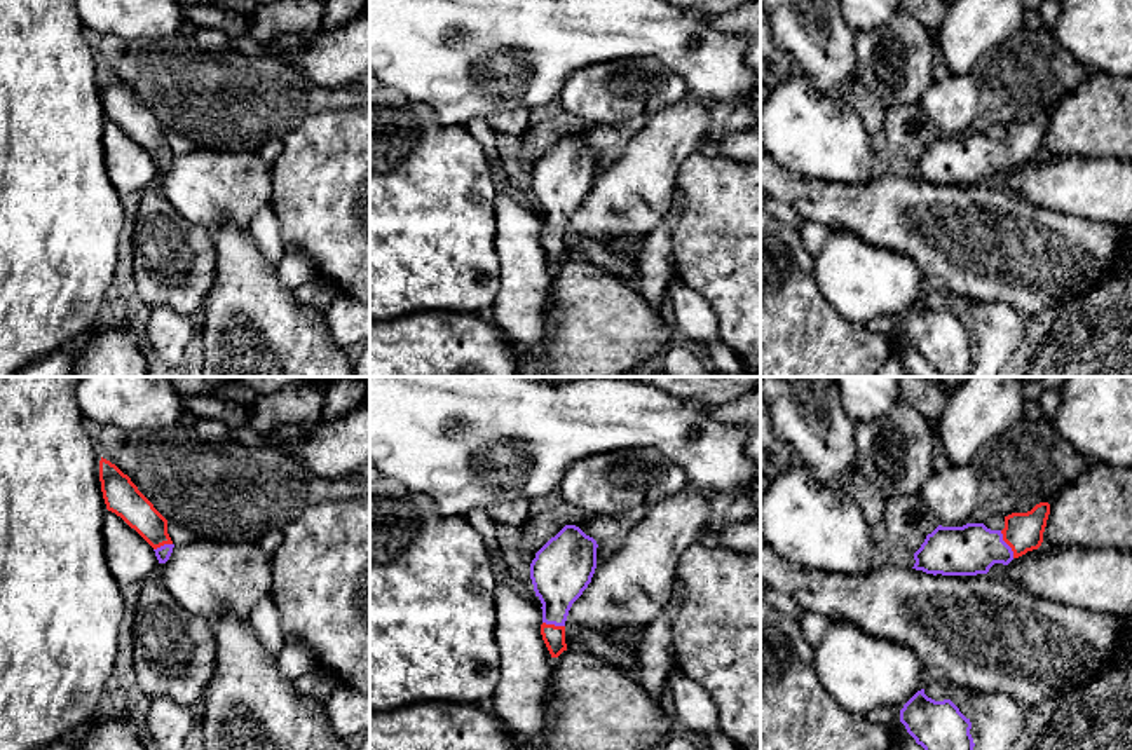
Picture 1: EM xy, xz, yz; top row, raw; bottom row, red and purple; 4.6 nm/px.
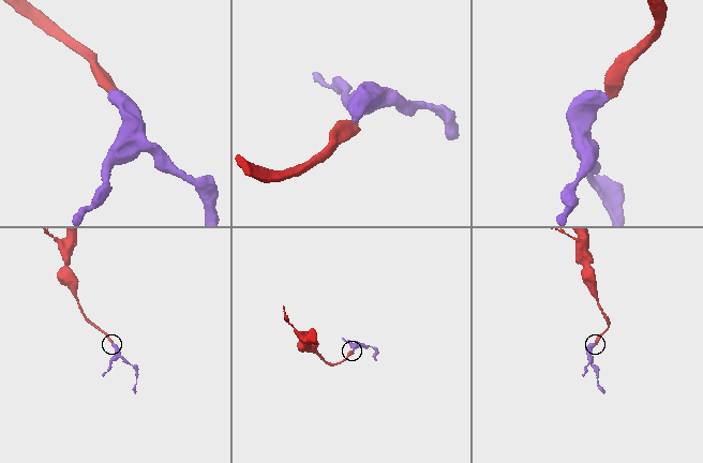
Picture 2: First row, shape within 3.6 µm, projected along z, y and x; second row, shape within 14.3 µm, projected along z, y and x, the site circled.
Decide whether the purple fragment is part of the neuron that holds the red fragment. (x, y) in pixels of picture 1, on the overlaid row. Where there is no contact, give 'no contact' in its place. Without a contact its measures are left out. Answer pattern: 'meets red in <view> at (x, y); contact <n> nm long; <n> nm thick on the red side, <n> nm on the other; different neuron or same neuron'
meets red in yz at (1007, 543); contact 140 nm long; 180 nm thick on the red side, 240 nm on the other; same neuron

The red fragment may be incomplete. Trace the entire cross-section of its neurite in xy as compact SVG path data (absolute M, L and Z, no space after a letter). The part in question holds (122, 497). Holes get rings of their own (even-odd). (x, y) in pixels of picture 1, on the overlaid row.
M103 457L99 460L99 481L106 509L120 516L153 548L159 563L166 563L174 548L167 534L167 520L127 474Z

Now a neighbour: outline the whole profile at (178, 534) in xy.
M167 520L167 534L169 534L174 546L181 546L181 544L187 544L187 542L192 542L192 541L199 539L188 528L185 528L183 525L178 525L171 520Z

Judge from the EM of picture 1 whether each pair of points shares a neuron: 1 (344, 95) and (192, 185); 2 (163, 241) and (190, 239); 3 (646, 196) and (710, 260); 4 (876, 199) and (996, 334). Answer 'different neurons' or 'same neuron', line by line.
1: different neurons
2: same neuron
3: different neurons
4: different neurons

